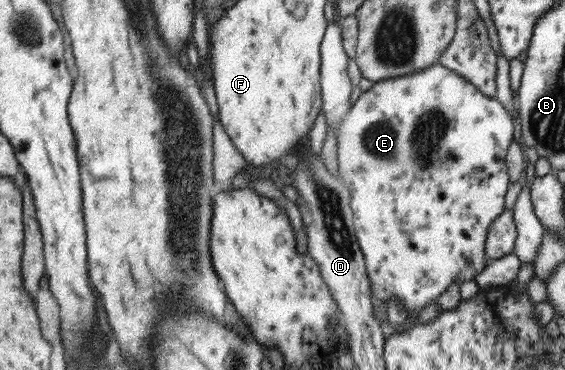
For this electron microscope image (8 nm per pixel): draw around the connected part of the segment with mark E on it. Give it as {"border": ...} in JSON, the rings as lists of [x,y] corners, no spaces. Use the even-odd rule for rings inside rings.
{"border":[[[436,63],[408,75],[374,82],[372,87],[361,92],[348,108],[335,133],[337,175],[340,181],[347,185],[355,240],[363,255],[371,293],[378,299],[378,305],[383,312],[388,299],[395,297],[402,303],[408,315],[416,316],[424,305],[436,303],[440,293],[444,293],[456,279],[459,279],[459,283],[462,283],[462,280],[473,280],[484,269],[489,260],[484,251],[488,226],[505,210],[504,193],[509,182],[505,155],[513,139],[512,117],[499,101],[482,95],[457,73]]]}

